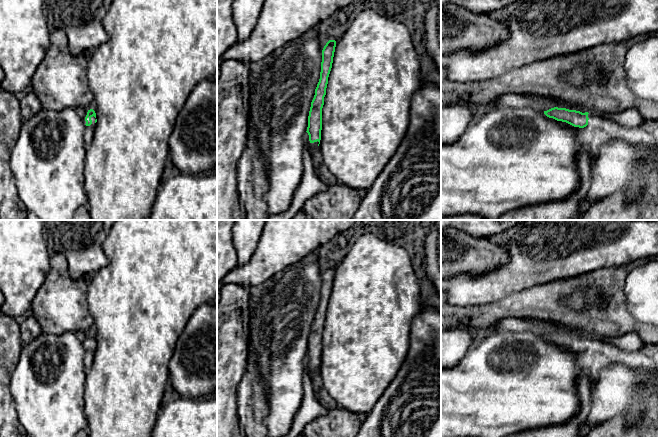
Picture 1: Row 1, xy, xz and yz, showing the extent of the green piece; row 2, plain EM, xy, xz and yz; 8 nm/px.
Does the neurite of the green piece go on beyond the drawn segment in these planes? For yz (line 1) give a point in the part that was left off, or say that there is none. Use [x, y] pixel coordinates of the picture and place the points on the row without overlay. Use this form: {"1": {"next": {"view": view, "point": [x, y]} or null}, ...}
{"1": {"next": {"view": "yz", "point": [599, 354]}}}

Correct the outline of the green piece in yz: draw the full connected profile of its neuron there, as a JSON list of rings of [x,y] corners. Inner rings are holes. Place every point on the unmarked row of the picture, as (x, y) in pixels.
[[[554,331],[544,338],[576,351],[581,366],[595,380],[599,380],[600,371],[605,366],[614,362],[621,362],[634,371],[658,374],[658,344],[647,344],[637,351],[628,352],[593,337],[566,332]]]

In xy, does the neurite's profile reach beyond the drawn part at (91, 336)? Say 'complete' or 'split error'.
split error

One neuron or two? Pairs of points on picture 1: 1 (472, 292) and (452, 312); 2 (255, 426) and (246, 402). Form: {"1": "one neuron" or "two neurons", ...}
{"1": "two neurons", "2": "one neuron"}

